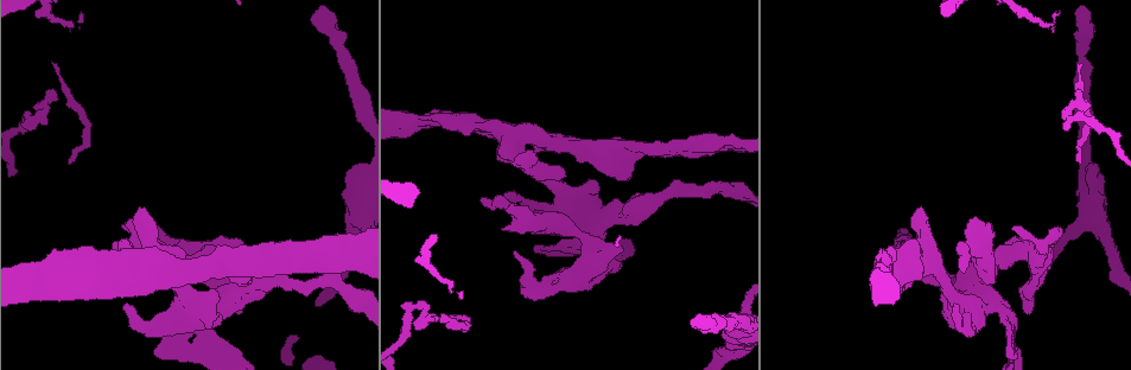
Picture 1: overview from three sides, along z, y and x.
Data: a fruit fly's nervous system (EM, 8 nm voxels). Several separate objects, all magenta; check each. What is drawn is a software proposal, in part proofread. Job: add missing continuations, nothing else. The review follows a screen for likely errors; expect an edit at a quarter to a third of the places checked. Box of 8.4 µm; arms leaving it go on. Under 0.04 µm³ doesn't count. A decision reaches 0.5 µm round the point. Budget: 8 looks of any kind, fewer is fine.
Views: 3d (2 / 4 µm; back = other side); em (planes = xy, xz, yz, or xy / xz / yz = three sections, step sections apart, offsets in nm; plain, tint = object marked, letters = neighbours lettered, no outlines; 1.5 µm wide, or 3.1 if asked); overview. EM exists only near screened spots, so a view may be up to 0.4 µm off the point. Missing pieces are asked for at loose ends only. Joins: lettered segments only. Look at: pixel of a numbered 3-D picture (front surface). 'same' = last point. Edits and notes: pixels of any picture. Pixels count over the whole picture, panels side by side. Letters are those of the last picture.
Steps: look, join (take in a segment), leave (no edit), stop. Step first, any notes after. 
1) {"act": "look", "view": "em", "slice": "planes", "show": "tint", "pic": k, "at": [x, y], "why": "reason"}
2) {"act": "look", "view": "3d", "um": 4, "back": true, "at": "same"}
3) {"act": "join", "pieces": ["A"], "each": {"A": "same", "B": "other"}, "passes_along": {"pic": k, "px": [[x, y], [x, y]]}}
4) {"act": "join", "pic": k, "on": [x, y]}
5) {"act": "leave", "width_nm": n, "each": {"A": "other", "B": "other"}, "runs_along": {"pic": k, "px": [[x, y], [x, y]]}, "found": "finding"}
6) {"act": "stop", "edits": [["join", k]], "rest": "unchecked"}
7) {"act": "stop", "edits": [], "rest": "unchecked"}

{"act": "look", "view": "em", "slice": "xy", "step": 8, "show": "letters", "pic": 1, "at": [522, 294], "why": "an open end"}

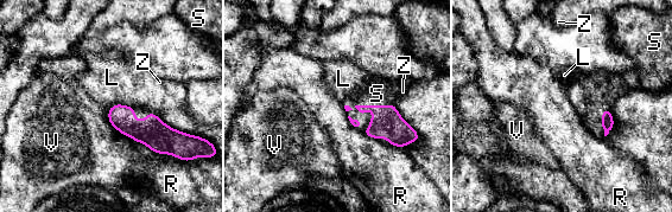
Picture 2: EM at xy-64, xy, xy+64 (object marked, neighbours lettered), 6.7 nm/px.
{"act": "join", "pieces": ["S"], "each": {"L": "other", "R": "other", "S": "same", "V": "other", "Z": "other"}, "found": "it goes on there"}

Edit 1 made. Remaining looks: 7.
{"act": "look", "view": "overview"}

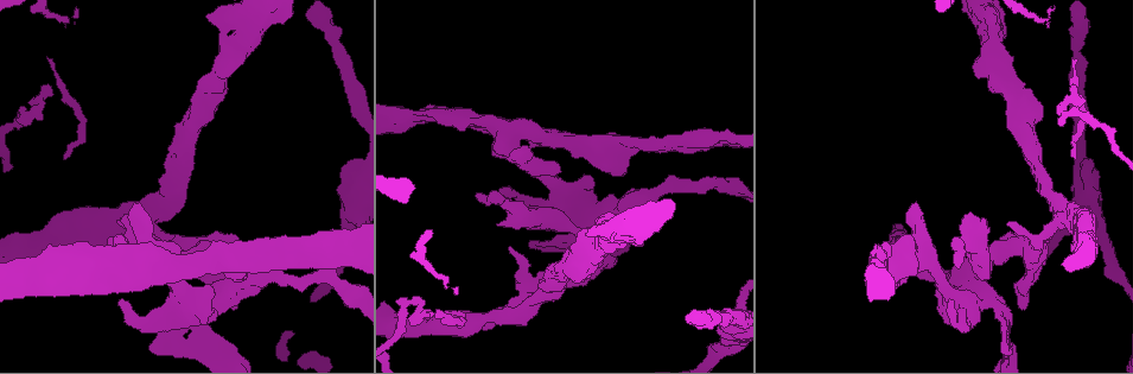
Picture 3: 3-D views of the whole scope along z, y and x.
{"act": "look", "view": "3d", "um": 2, "pic": 3, "at": [235, 307], "why": "free end"}

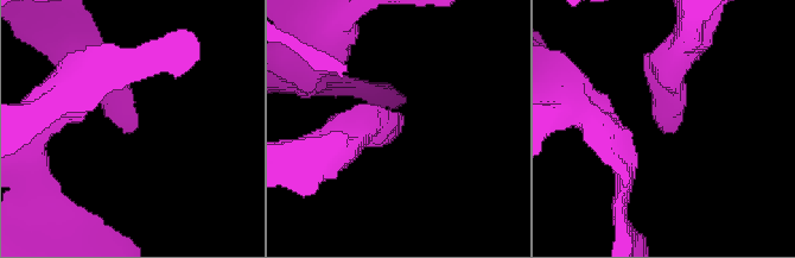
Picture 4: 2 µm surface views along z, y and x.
{"act": "look", "view": "em", "slice": "planes", "show": "letters", "pic": 4, "at": [392, 137], "why": "shape alone is not enough"}

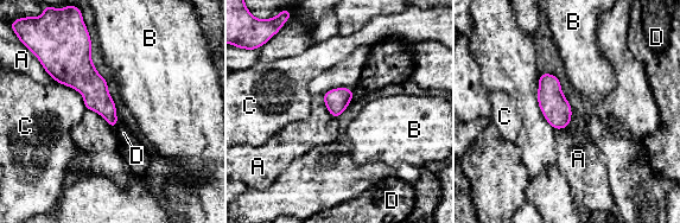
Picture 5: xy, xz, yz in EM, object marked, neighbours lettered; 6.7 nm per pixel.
{"act": "leave", "longest_contact_nm": ["C", 280], "each": {"A": "other", "B": "other", "C": "other", "D": "other"}, "found": "none of them fits"}

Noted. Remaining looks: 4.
{"act": "stop", "edits": [["join", 2]], "rest": "unchecked"}

